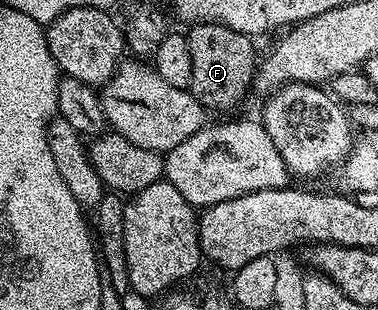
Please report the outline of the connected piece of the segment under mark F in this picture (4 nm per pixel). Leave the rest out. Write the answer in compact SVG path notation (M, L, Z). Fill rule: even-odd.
M199 22L189 27L186 39L188 40L188 52L192 52L192 84L190 85L189 91L193 94L194 99L197 100L201 106L205 106L207 111L210 112L214 112L214 110L230 110L233 106L240 105L241 102L245 100L246 93L251 93L252 83L256 73L256 57L254 58L254 46L250 43L253 42L251 35L236 32L232 28L228 28L219 22Z

